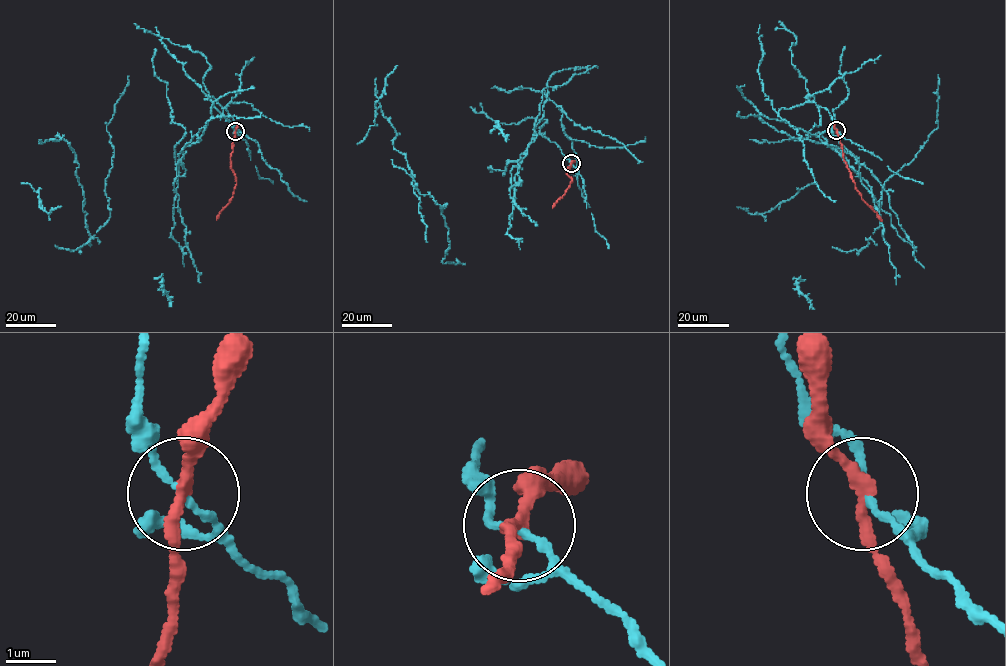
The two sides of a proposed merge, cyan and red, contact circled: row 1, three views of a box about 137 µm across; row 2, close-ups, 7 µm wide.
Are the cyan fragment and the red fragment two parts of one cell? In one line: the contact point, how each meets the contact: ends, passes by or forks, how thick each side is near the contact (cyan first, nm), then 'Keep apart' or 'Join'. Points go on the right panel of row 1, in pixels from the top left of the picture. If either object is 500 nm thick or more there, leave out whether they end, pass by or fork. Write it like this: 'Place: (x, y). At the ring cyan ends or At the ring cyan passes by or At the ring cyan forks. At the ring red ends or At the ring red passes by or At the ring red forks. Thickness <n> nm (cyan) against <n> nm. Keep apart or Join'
Place: (836, 130). At the ring cyan passes by. At the ring red passes by. Thickness 110 nm (cyan) against 240 nm. Keep apart

